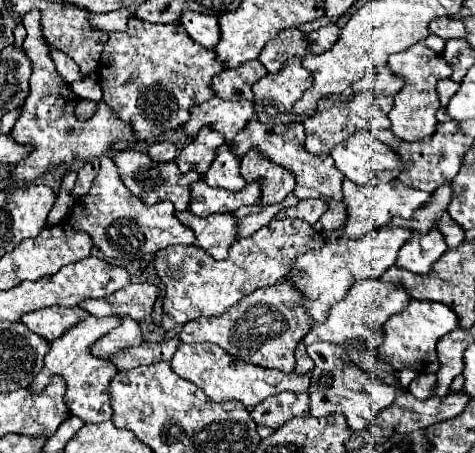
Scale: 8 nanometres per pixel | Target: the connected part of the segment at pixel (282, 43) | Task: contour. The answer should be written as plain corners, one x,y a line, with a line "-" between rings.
284,29
284,31
280,31
280,35
276,39
272,39
262,49
258,59
262,61
262,65
270,73
276,73
292,57
306,59
306,57
314,55
308,47
310,47
310,41
306,39
304,31
300,31
300,29

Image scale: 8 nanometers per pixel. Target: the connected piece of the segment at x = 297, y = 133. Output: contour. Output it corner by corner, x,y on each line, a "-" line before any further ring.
252,119
240,131
240,135
236,135
236,145
232,147
232,151
236,151
236,155
244,157
244,153
250,147
258,147
262,153
266,153
268,159
272,159
278,165
288,167
294,173
294,177
296,177
294,195
298,199
322,197
322,199
328,201
328,211
318,221
326,235
330,235
332,231
338,231
340,227
344,227
346,215
348,215
346,205
344,205
344,195
342,195
344,175
340,175
340,171
336,171
330,157
318,157
318,155
312,155
312,153
304,151
304,127
302,127
302,123
274,125
273,123
263,124
257,119

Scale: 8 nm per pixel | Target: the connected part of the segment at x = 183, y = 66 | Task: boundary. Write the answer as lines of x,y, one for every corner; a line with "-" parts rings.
130,15
126,31
114,31
104,45
98,83
102,85
104,101
120,119
132,123
132,129
140,135
140,143
144,143
166,129
186,123
190,119
190,107
212,99
212,77
224,69
216,53
200,47
180,25
158,25

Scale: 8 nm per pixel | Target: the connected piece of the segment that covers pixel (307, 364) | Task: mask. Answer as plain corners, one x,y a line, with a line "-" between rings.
300,341
298,347
296,347
296,371
306,373
306,371
312,371
312,367
314,367
314,363
312,363
312,359
308,357
306,349
304,349
304,343

